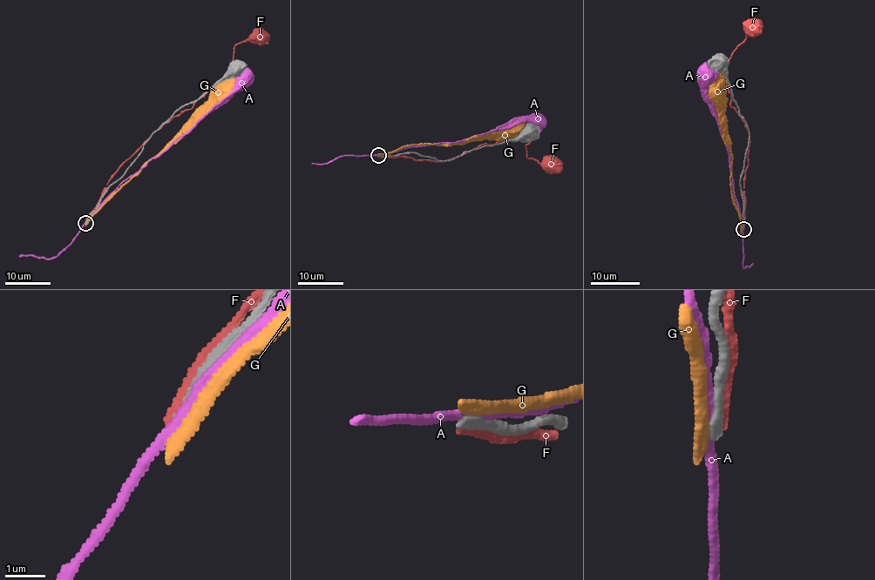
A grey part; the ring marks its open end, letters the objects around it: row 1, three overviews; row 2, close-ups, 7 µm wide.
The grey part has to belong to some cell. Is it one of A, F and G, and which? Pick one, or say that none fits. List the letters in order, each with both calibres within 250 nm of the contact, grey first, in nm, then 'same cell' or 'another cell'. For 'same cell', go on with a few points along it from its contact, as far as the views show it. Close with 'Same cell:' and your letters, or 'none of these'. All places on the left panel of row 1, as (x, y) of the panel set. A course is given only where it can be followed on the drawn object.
A: calibres 320 and 240 nm; another cell
F: calibres 240 and 240 nm; another cell
G: calibres 260 and 400 nm; another cell
Same cell: none of these

